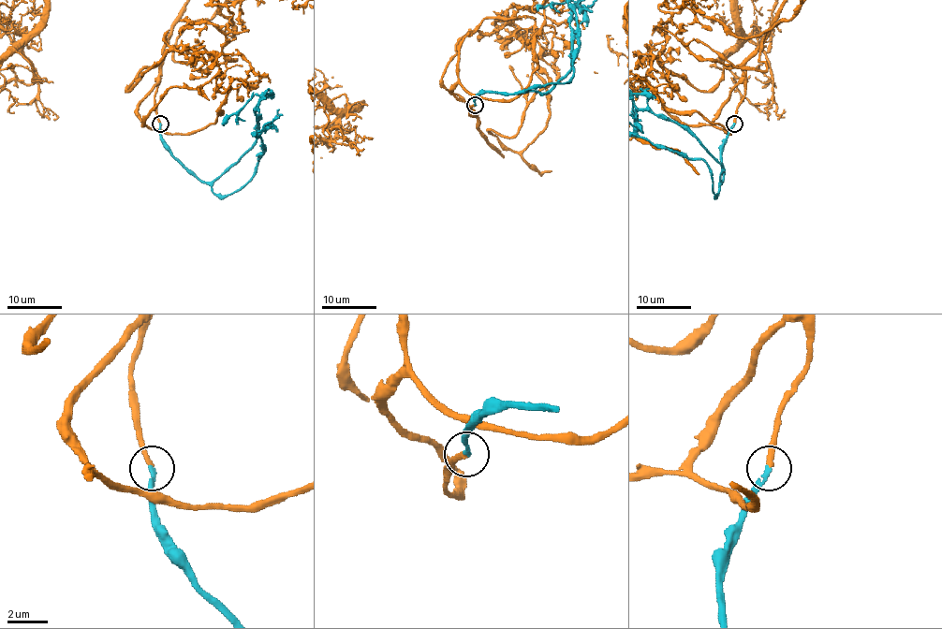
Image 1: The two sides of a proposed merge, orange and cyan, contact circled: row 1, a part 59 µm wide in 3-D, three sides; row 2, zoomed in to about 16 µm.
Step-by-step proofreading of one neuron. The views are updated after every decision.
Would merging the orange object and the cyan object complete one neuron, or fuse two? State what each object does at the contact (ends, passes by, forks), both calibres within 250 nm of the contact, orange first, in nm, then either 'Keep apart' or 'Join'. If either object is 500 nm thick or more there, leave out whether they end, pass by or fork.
At the ring orange ends. At the ring cyan ends. Thickness 240 nm (orange) against 240 nm. Join

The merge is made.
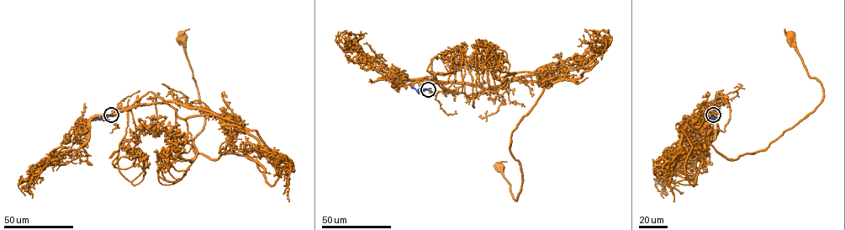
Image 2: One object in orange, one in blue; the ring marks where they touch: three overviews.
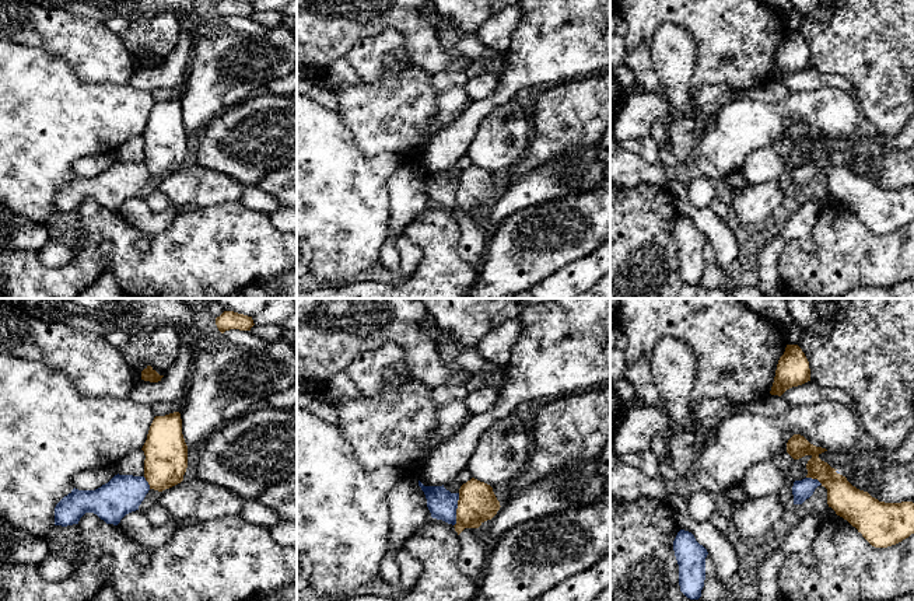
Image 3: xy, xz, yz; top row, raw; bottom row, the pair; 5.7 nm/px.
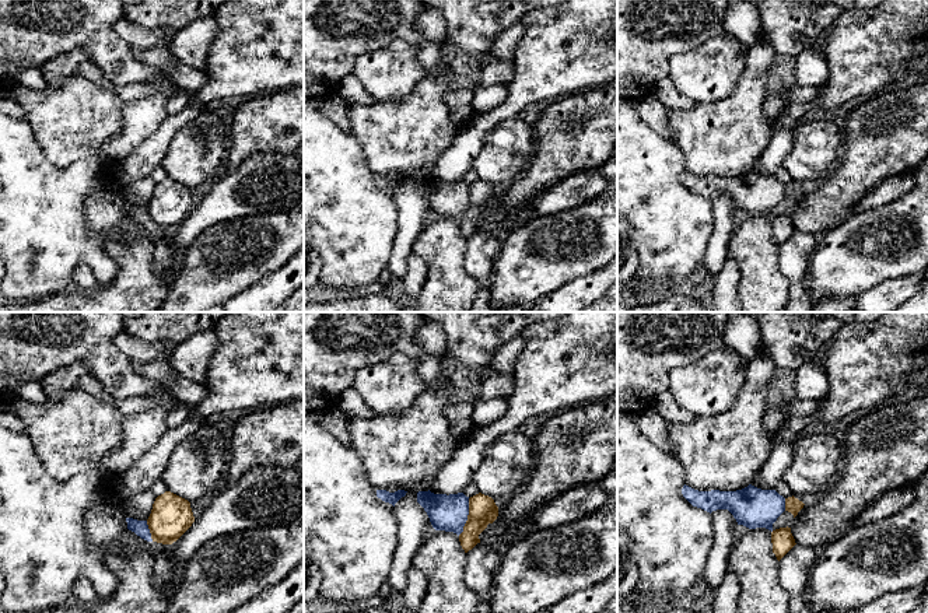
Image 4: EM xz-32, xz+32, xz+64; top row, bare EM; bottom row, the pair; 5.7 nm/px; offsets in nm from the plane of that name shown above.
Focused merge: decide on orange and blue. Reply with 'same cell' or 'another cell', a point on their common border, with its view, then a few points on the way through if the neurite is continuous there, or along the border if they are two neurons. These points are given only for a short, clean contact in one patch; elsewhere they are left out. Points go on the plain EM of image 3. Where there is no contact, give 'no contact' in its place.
another cell; meets orange in xz at (456, 196); border along xz (459, 180), (454, 212)

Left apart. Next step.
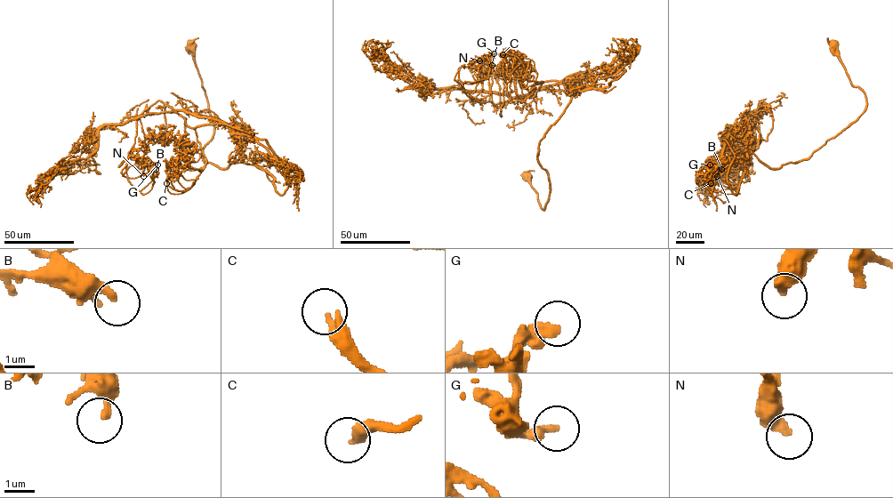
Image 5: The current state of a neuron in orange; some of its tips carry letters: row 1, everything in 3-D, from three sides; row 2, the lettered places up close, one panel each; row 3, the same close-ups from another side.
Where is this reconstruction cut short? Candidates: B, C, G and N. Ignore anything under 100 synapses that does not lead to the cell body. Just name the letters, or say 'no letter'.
C

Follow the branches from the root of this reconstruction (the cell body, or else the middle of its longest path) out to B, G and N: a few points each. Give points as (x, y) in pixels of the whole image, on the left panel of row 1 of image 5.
B: (190, 46), (202, 157), (239, 146), (141, 115), (128, 180), (156, 169)
G: (190, 46), (202, 157), (239, 146), (141, 115), (128, 181), (157, 164)
N: (190, 46), (202, 157), (238, 148), (220, 121), (141, 115), (143, 176)

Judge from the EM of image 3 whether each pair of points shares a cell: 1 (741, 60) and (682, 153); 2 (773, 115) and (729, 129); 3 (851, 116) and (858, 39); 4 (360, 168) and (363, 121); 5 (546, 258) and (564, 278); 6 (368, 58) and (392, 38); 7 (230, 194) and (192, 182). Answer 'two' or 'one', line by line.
1: two
2: one
3: two
4: two
5: two
6: one
7: one

